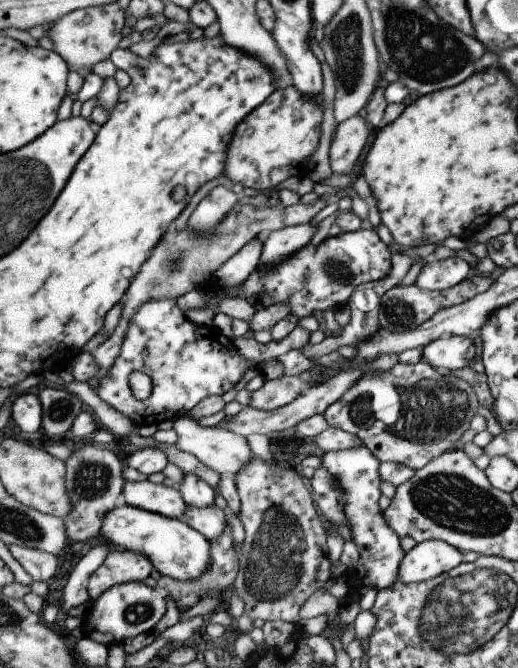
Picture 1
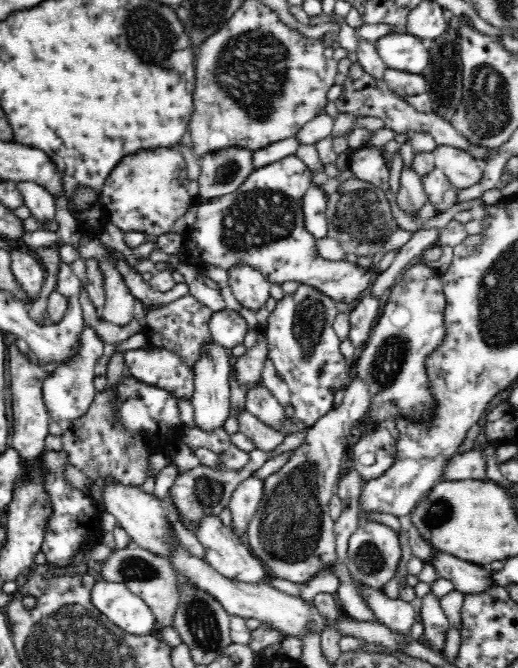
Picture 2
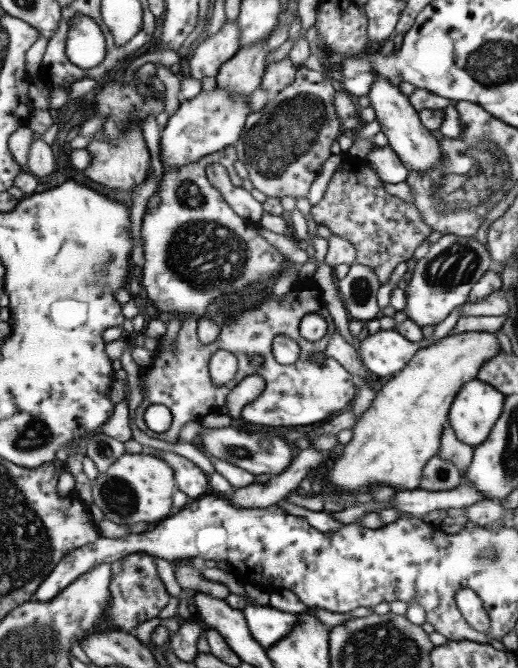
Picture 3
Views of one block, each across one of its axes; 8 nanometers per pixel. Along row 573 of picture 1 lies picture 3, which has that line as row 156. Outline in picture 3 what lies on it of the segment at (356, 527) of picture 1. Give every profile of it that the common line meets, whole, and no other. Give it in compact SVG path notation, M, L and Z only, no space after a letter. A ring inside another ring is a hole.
M383 146L383 148L373 148L367 154L367 164L371 166L371 170L375 170L375 174L379 174L379 180L383 180L385 184L397 184L397 182L407 182L407 168L399 162L397 154L391 150L391 146Z

